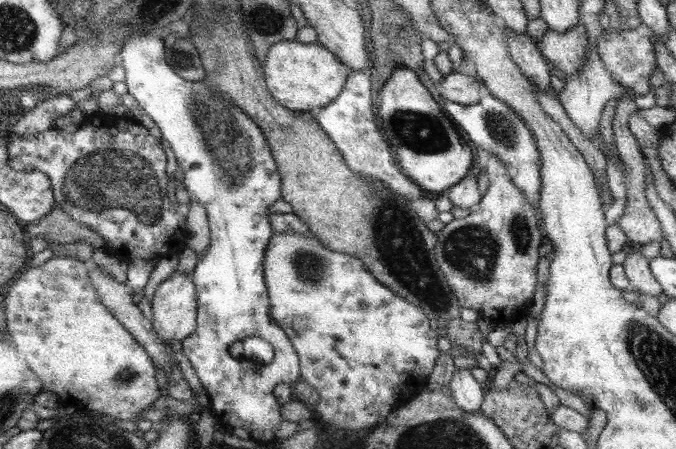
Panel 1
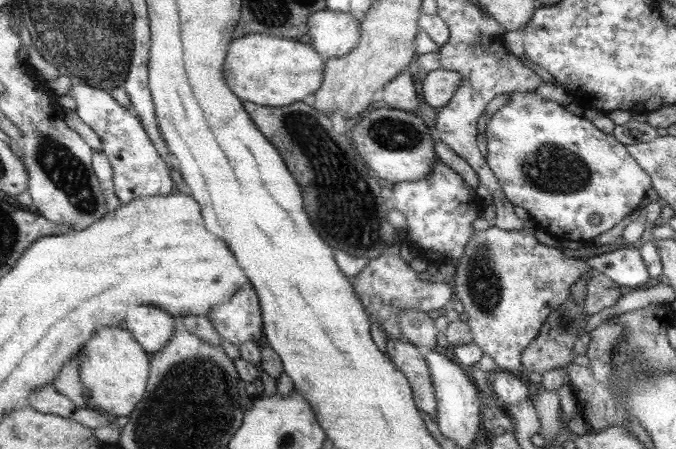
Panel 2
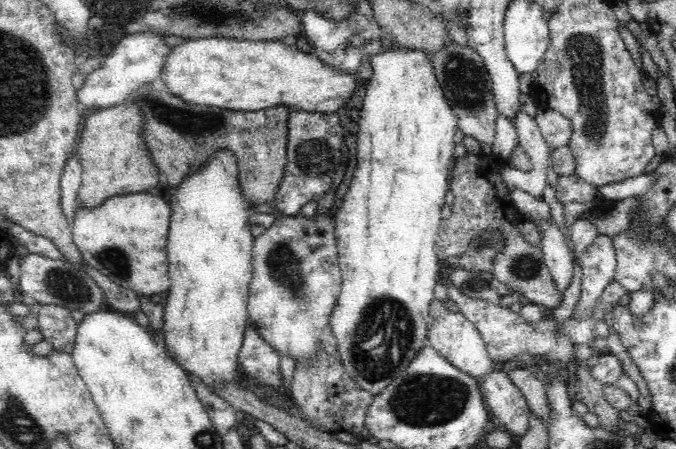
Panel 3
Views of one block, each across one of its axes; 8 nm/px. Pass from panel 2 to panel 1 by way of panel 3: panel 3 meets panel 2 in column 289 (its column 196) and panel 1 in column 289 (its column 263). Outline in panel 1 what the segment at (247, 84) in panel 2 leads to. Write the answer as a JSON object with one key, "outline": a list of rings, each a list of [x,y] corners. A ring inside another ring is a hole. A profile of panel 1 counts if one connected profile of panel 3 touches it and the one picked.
{"outline":[[[277,42],[269,48],[269,54],[265,58],[263,66],[263,78],[271,92],[271,96],[285,108],[295,112],[311,112],[313,106],[325,108],[331,104],[341,92],[347,82],[347,66],[339,62],[331,50],[325,46],[315,44],[303,44],[303,42]]]}

